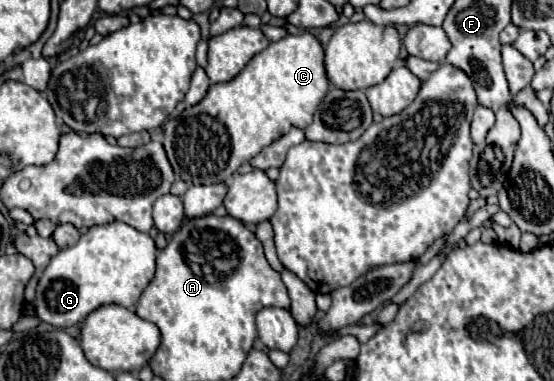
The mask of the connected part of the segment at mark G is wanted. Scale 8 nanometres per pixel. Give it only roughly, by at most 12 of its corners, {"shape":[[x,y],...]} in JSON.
{"shape":[[123,222],[89,228],[37,286],[37,316],[75,326],[133,308],[155,240]]}

